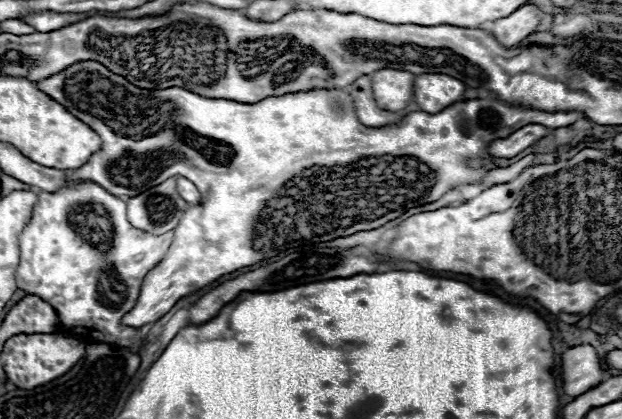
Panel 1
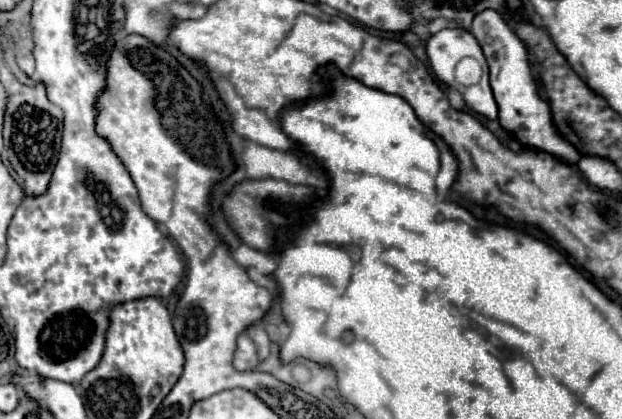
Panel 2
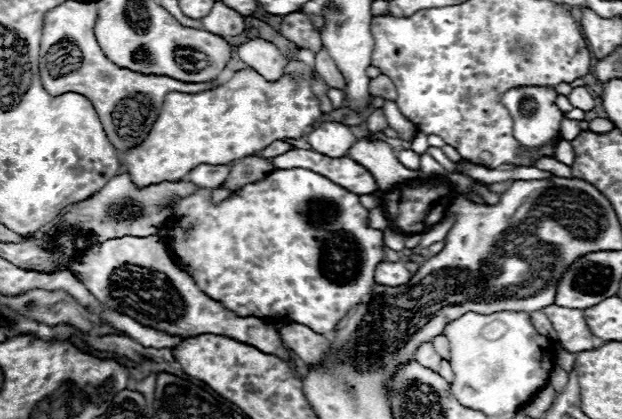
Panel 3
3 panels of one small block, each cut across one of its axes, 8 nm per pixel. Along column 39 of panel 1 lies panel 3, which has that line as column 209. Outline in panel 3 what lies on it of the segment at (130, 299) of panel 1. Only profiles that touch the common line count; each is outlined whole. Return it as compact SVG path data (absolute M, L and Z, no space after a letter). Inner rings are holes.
M306 168L274 170L264 180L242 186L228 200L224 200L220 206L214 206L210 202L210 192L208 190L200 190L198 194L188 196L188 198L178 202L178 208L176 208L170 224L166 226L166 230L170 230L172 226L176 230L176 238L168 240L168 244L172 248L172 256L174 256L176 264L192 276L192 280L196 282L196 286L204 294L208 294L214 300L220 300L226 308L234 310L240 316L258 316L262 320L275 318L284 320L284 322L296 322L296 324L304 324L304 326L308 326L308 328L312 328L314 332L320 332L320 334L332 332L336 328L338 320L344 318L352 306L360 304L366 298L366 294L370 292L370 288L374 284L374 268L384 260L382 232L368 226L368 210L358 202L358 194L348 192L346 188L342 188L342 186L334 184L332 180L328 180L326 176L320 176L320 174L316 174L312 170L306 170Z

